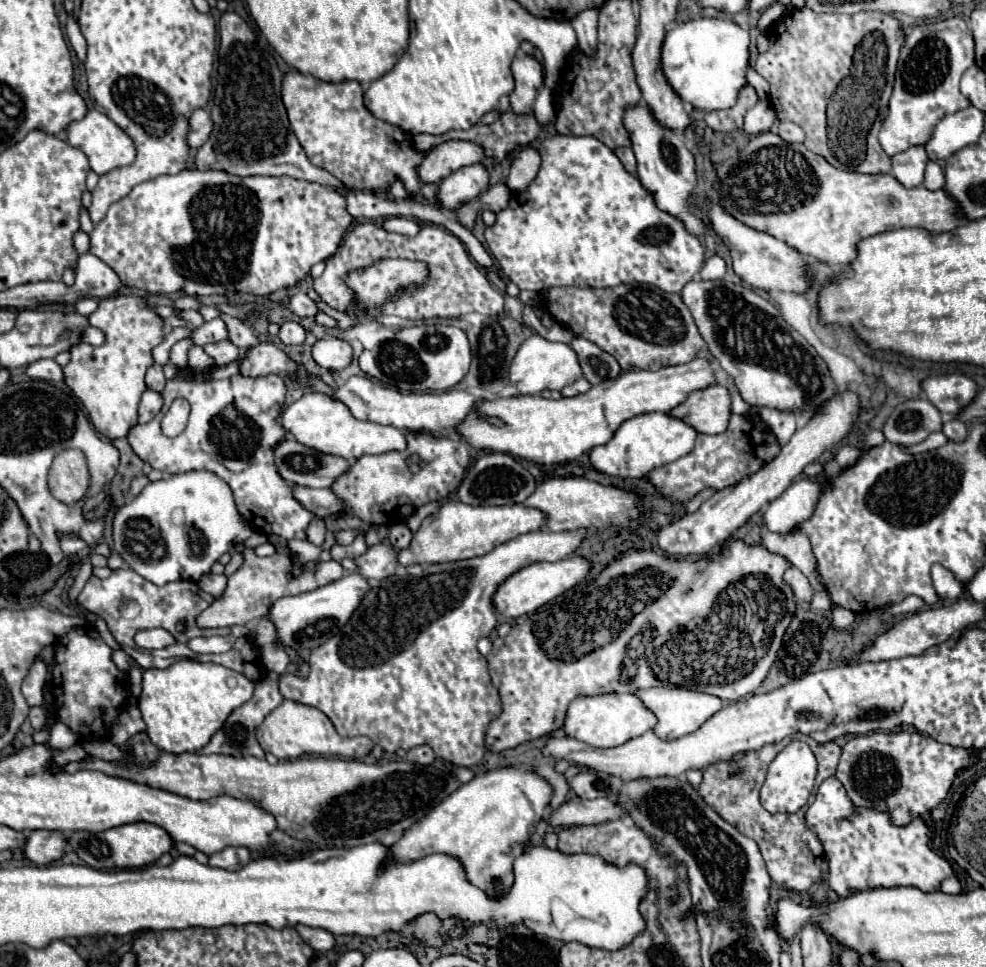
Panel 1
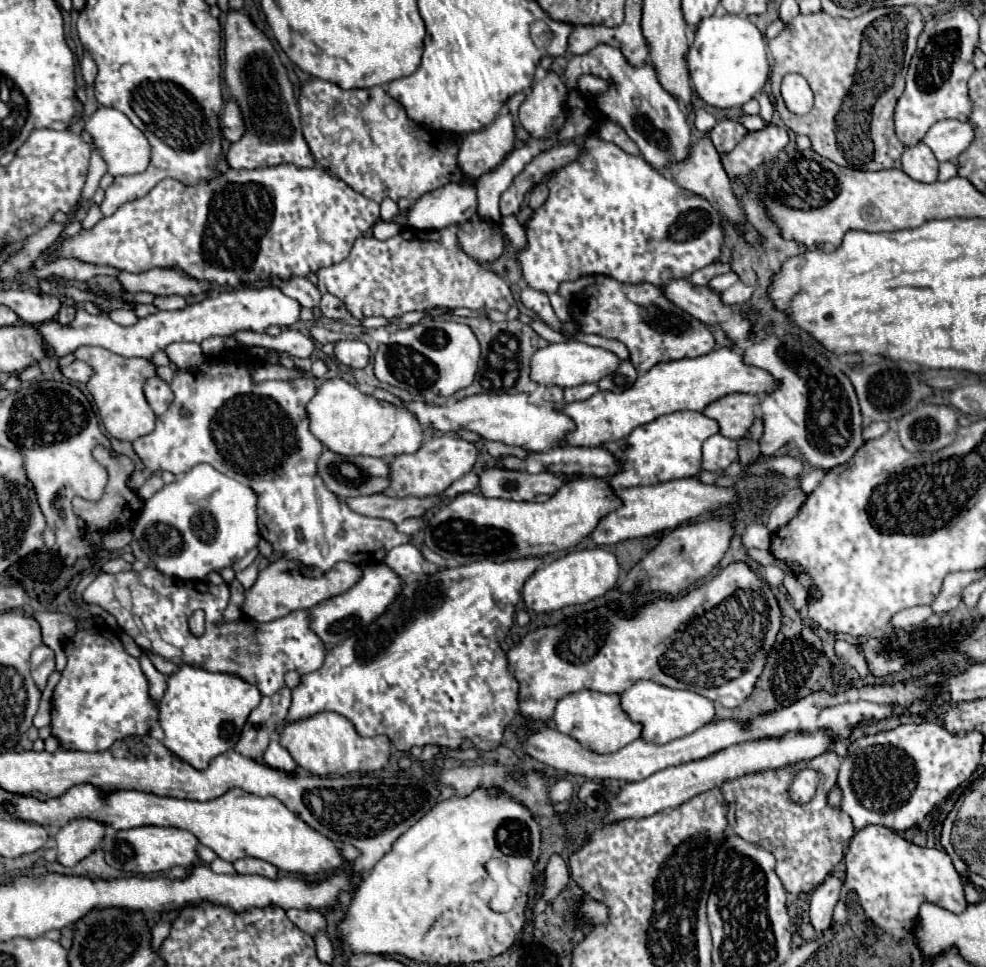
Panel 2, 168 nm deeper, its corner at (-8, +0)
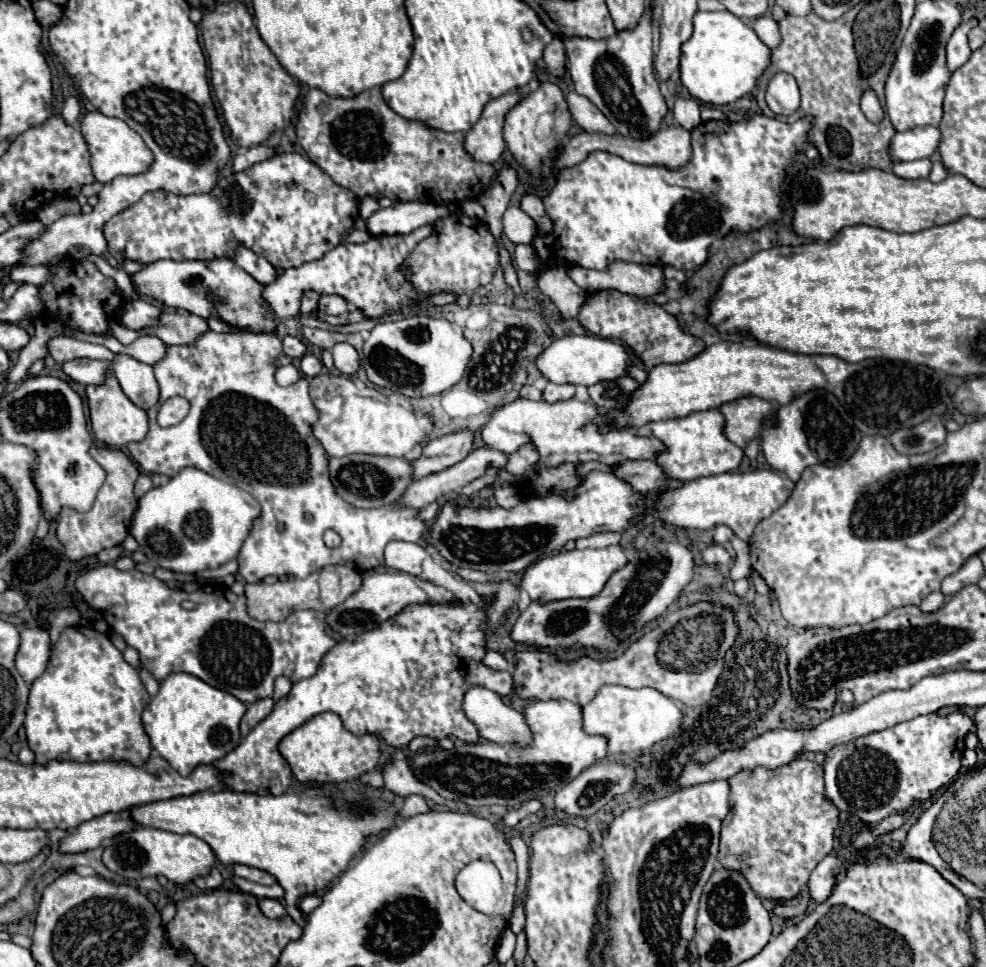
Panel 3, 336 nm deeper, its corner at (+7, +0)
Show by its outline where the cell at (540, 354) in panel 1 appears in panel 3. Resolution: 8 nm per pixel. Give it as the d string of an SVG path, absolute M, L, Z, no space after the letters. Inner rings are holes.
M566 335L562 339L554 339L536 357L536 367L548 381L574 385L594 385L600 381L616 379L626 375L626 365L630 365L630 355L622 345L594 335Z

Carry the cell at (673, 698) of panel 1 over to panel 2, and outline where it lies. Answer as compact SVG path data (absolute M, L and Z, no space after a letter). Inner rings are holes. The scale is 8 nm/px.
M637 681L631 689L623 691L621 709L627 713L627 717L631 717L631 721L643 725L641 739L651 741L655 745L663 745L673 739L685 737L687 733L693 733L695 729L703 727L715 717L715 707L705 697L685 689L671 689L655 681Z

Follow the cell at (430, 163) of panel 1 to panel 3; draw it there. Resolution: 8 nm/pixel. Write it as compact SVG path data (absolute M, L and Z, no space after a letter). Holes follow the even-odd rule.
M506 93L492 99L480 117L480 121L466 133L464 149L466 153L482 163L496 163L506 147L502 137L502 125L506 113L520 101L518 93Z

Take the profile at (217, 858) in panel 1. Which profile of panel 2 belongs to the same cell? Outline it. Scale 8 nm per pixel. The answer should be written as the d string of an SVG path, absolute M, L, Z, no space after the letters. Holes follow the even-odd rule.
M253 857L239 859L239 861L233 863L233 867L235 867L237 873L241 873L241 875L261 875L261 877L267 877L267 879L277 879L277 875L279 875L279 869L277 869L277 867L273 867L273 865L267 863L267 861L253 859Z

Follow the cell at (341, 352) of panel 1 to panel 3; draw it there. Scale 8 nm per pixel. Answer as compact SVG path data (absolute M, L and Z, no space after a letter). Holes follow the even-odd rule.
M336 343L332 347L332 357L334 357L334 365L340 373L344 375L354 375L360 367L360 359L358 359L358 353L352 345L348 343Z

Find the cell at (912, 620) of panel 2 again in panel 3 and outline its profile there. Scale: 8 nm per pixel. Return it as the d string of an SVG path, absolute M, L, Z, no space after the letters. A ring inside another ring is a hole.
M936 591L936 593L930 593L930 595L920 603L920 609L922 609L924 613L934 613L934 611L938 611L938 609L942 607L944 601L946 601L946 597L944 597L940 591Z

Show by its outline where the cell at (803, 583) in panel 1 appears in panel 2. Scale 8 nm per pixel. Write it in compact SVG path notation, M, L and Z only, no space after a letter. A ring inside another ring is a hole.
M767 565L763 569L763 579L771 585L771 587L777 587L783 583L783 569L775 567L775 565Z

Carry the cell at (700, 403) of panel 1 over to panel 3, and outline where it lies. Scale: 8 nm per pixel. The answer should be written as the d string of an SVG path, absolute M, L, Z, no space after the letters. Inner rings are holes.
M740 397L734 403L724 403L718 411L724 415L724 435L734 445L744 447L748 439L758 437L762 419L772 415L772 403L760 397Z

